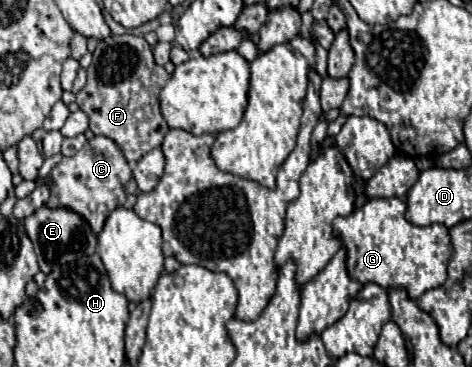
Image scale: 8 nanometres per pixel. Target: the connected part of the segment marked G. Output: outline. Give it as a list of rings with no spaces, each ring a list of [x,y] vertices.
[[[398,197],[390,199],[370,199],[362,209],[354,211],[348,217],[336,217],[332,223],[332,233],[340,237],[342,247],[346,249],[346,267],[348,275],[366,285],[376,283],[384,289],[404,289],[410,299],[418,299],[428,289],[440,287],[446,281],[446,265],[450,261],[450,235],[444,225],[416,227],[404,219],[406,203]]]

